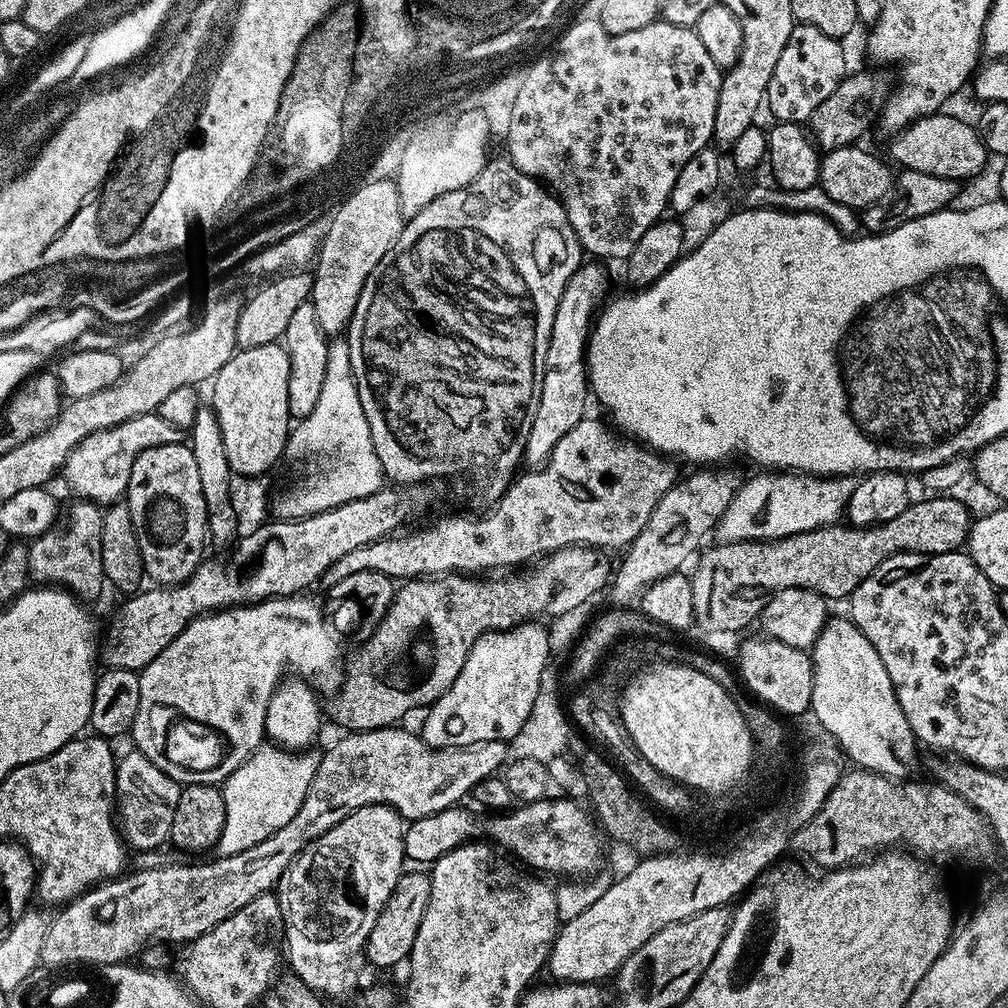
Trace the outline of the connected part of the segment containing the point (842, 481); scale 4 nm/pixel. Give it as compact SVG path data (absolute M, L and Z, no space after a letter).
M764 470L761 476L745 479L736 489L730 506L720 516L715 526L717 541L781 540L790 534L826 528L845 515L850 494L856 488L851 476L821 478L787 470Z

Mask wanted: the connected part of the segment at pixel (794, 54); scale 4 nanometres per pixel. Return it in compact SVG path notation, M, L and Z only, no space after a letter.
M797 23L793 27L786 47L774 66L774 78L770 78L766 108L772 111L772 120L782 124L803 125L818 110L825 98L844 81L844 48L837 37L822 34L818 26Z

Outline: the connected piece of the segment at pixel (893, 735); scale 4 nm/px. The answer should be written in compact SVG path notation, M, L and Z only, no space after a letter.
M847 615L835 616L824 621L824 628L810 649L814 670L811 715L816 715L817 722L833 736L829 737L847 759L849 756L853 760L856 768L877 772L892 780L904 780L916 760L916 735L910 730L910 722L906 722L906 714L902 714L902 706L898 706L890 674L886 674L886 666L882 666L878 650L870 646L866 634L862 634L862 630L858 630L858 626L854 626Z

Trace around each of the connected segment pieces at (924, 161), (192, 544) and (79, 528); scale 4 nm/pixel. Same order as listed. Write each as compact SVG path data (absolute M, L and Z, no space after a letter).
M944 115L923 116L895 133L891 137L892 156L901 169L922 170L922 174L938 174L938 178L965 182L983 170L984 163L990 160L990 153L969 121L967 124L956 116Z
M182 443L142 450L134 462L134 470L130 470L126 503L130 518L134 518L134 534L138 538L138 550L142 550L145 577L156 586L186 582L186 578L198 570L200 561L205 559L204 539L207 541L210 536L206 498L202 494L202 482L198 479L198 465L194 462L191 447Z
M76 498L73 501L65 512L63 509L58 526L28 544L28 574L37 585L62 588L81 601L92 602L106 588L102 570L104 514L101 505L91 500Z

